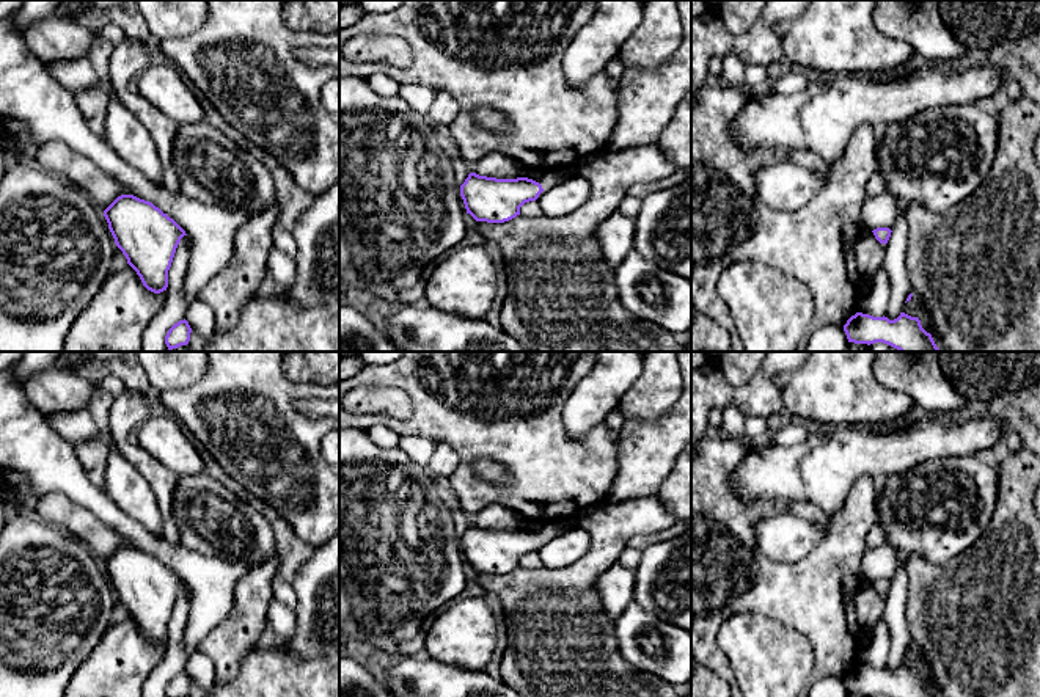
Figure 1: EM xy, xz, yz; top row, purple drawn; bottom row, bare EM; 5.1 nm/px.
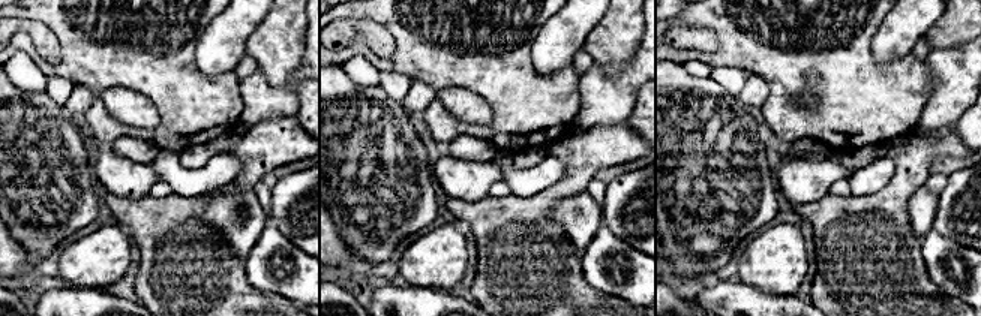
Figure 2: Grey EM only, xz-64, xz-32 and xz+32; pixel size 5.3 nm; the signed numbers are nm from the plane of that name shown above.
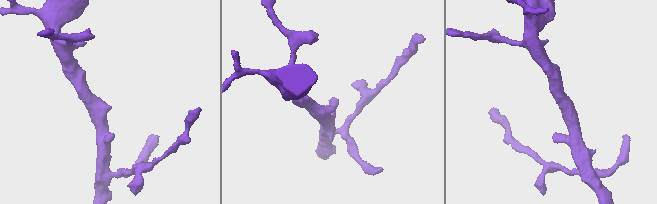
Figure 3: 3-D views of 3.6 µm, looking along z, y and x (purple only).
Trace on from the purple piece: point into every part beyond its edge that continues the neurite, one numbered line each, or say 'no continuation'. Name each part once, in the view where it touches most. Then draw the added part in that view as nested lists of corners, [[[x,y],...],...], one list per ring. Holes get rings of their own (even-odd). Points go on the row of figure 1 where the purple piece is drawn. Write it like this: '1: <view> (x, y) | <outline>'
1: xz (549, 179) | [[[545,171],[539,184],[542,185],[544,190],[548,190],[569,177],[572,177],[572,174],[553,174],[553,173]]]

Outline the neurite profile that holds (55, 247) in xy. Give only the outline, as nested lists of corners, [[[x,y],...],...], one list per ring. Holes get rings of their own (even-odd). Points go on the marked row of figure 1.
[[[11,162],[0,181],[0,352],[63,352],[75,319],[110,275],[115,245],[104,210],[75,184]]]

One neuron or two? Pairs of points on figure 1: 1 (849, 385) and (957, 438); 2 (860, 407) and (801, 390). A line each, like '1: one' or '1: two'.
1: two
2: one

